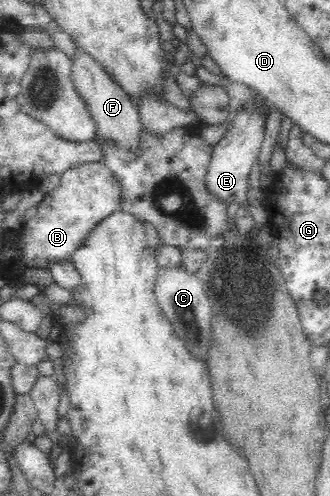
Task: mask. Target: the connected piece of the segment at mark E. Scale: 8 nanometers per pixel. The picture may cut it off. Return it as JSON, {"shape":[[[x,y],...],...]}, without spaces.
{"shape":[[[244,106],[244,110],[232,118],[232,123],[234,123],[234,130],[213,145],[205,174],[205,196],[209,196],[211,200],[226,207],[236,204],[248,210],[252,206],[250,196],[248,196],[248,188],[250,188],[248,175],[253,162],[258,158],[266,123],[260,117],[260,113],[253,110],[251,106]]]}

